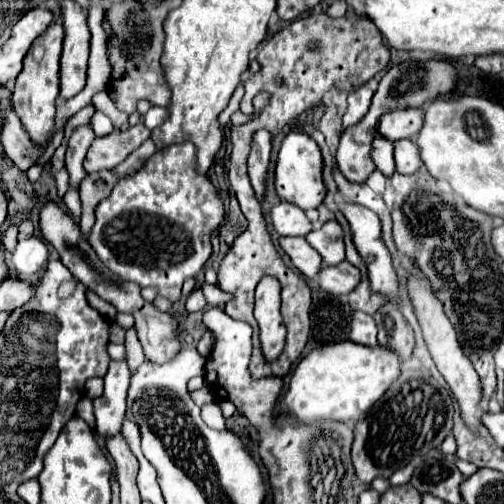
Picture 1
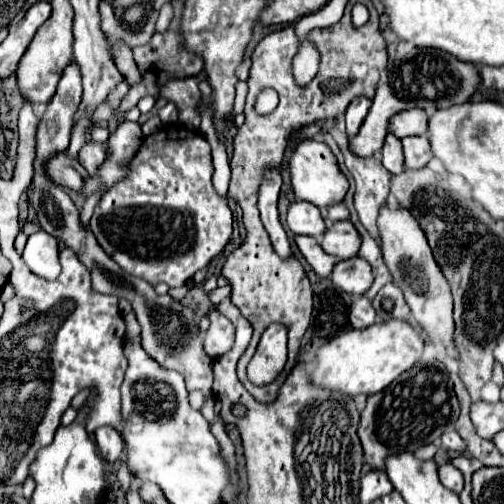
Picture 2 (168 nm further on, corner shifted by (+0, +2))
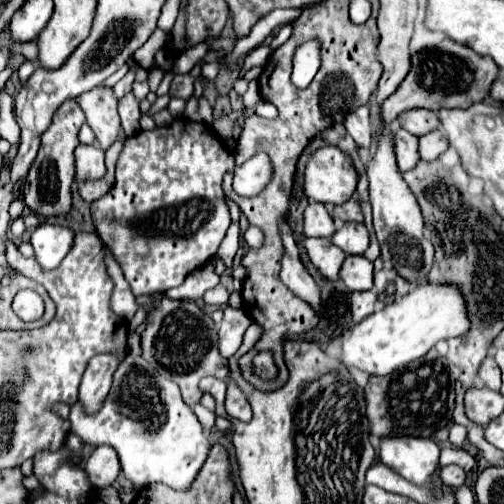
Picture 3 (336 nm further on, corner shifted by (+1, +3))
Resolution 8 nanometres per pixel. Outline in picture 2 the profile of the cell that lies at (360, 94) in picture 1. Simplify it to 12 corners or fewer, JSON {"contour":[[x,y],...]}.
{"contour":[[358,96],[346,110],[346,132],[354,136],[372,100]]}

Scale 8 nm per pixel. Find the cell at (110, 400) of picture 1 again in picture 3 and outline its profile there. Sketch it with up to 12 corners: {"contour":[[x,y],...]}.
{"contour":[[107,445],[97,447],[85,463],[95,489],[111,487],[121,465]]}

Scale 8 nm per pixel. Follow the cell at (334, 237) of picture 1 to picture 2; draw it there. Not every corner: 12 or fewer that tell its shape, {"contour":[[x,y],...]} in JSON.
{"contour":[[350,220],[330,224],[320,246],[338,260],[356,256],[360,236]]}

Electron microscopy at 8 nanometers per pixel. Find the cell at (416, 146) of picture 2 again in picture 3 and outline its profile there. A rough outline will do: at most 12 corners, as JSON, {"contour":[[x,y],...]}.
{"contour":[[441,129],[419,137],[423,161],[437,159],[449,141]]}

